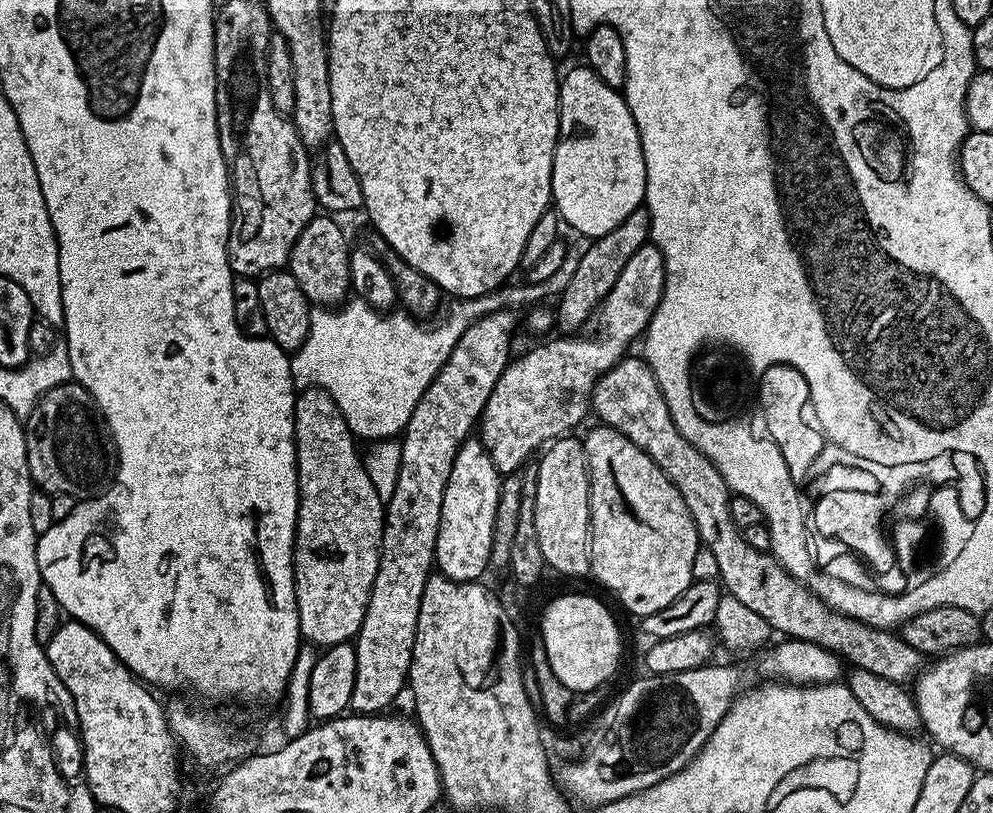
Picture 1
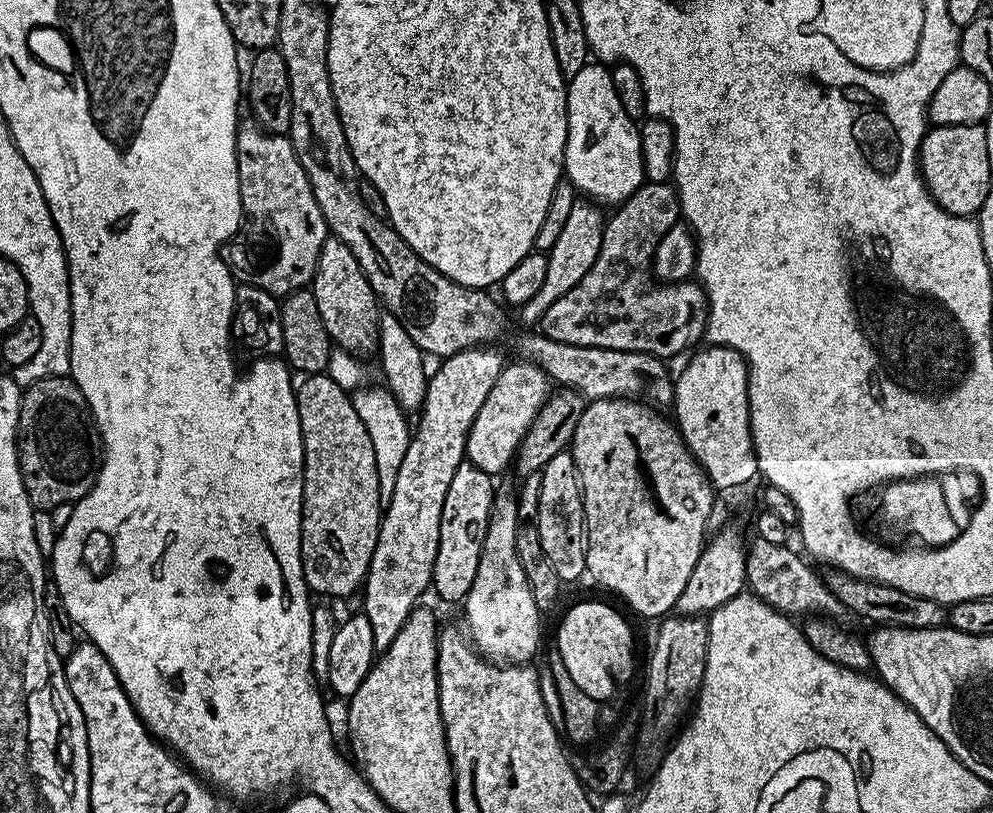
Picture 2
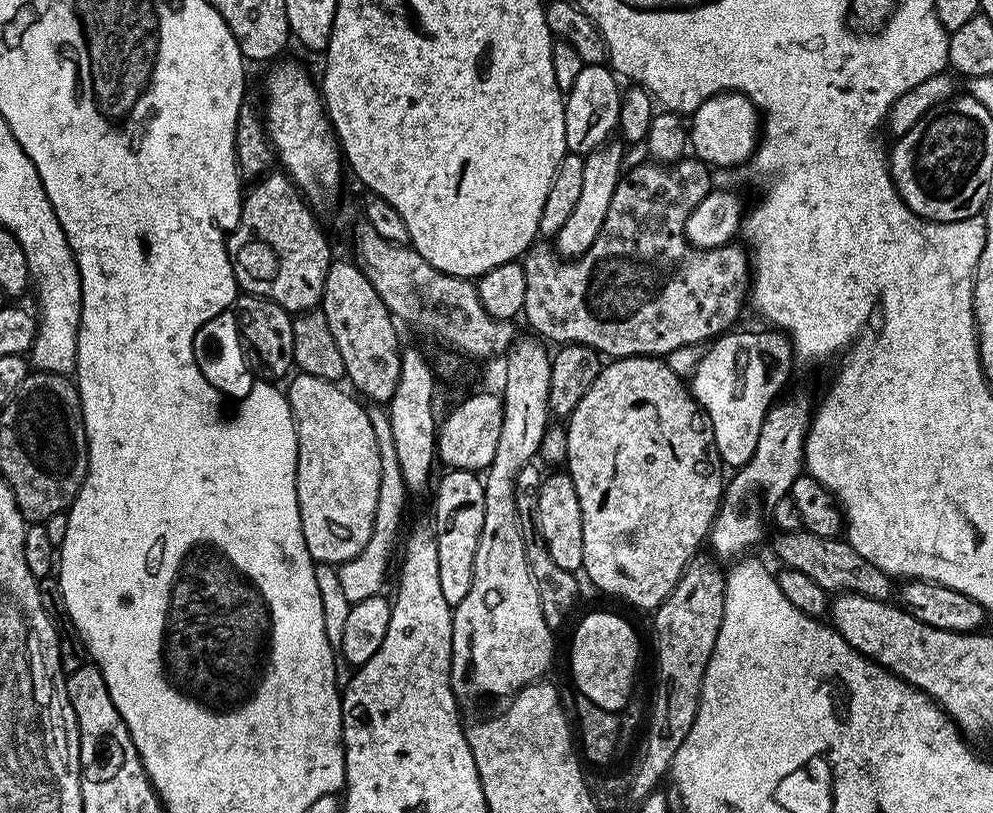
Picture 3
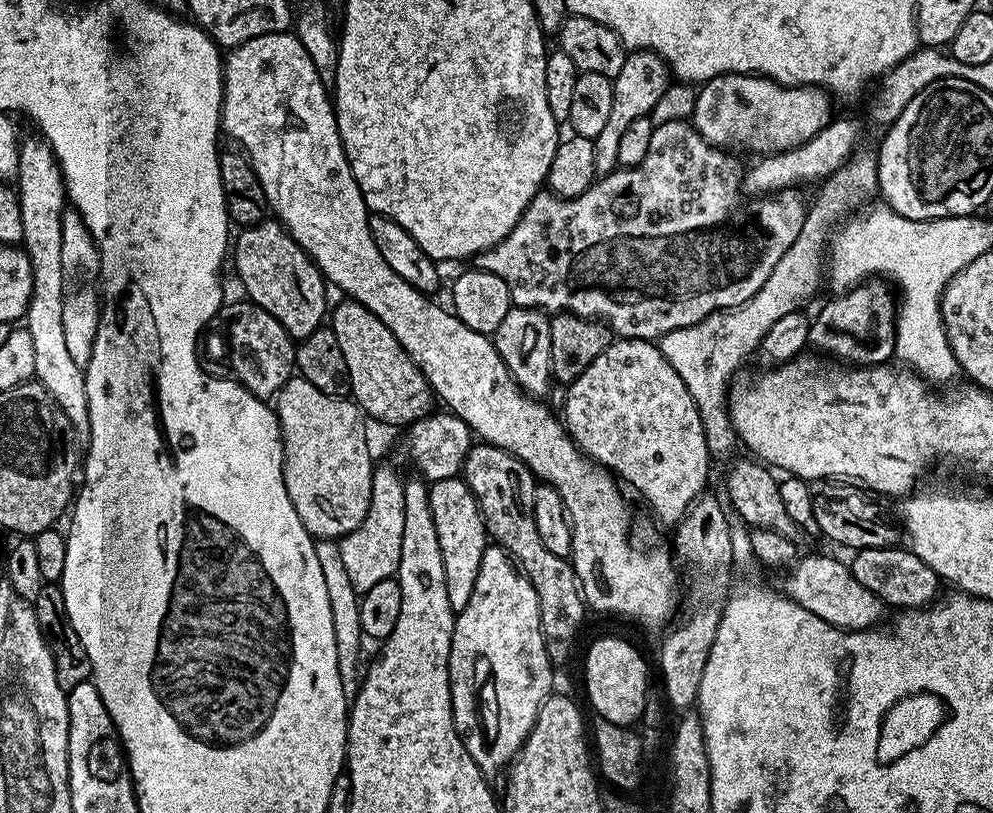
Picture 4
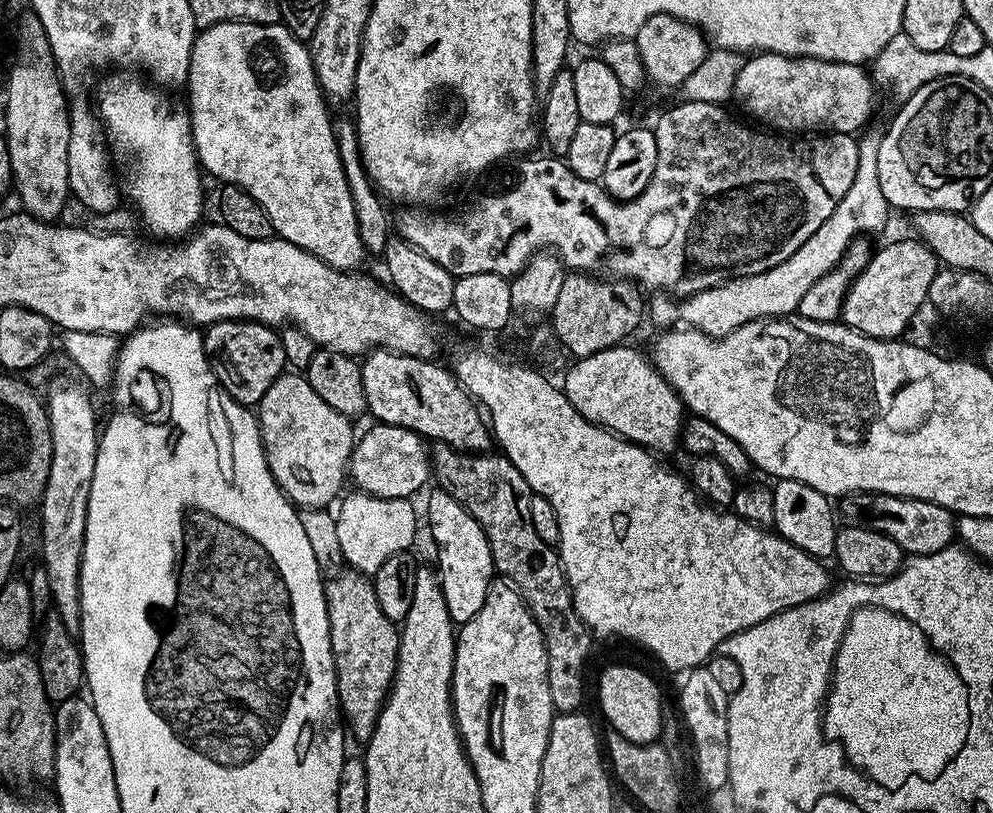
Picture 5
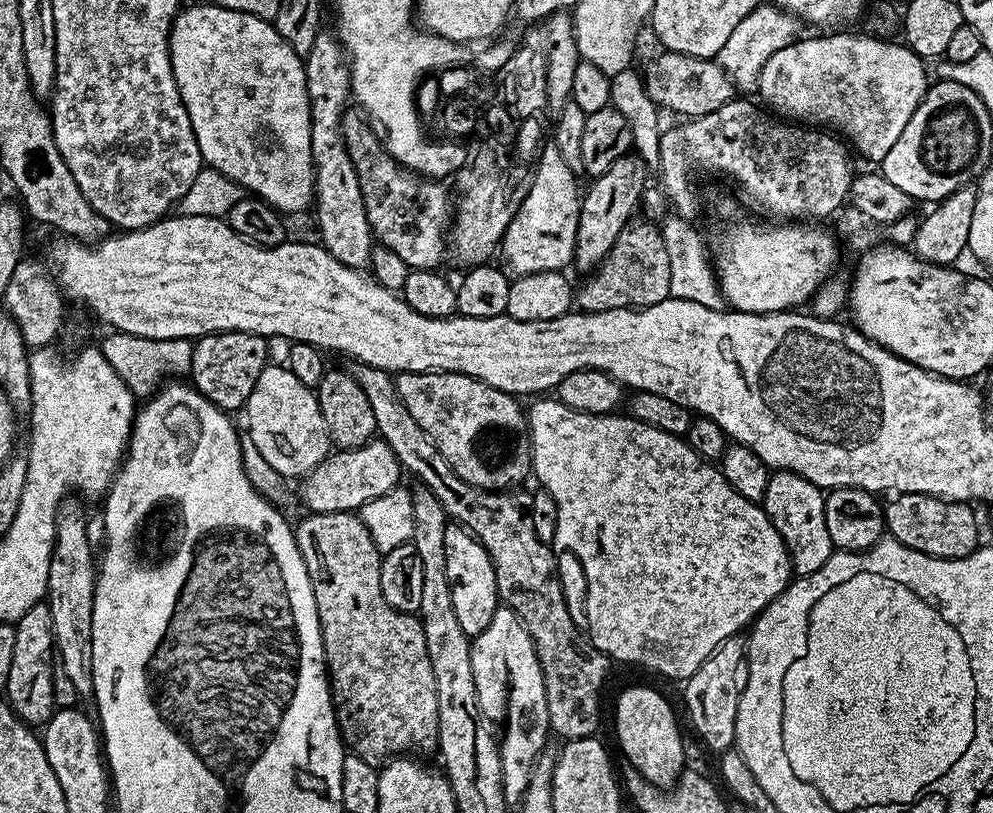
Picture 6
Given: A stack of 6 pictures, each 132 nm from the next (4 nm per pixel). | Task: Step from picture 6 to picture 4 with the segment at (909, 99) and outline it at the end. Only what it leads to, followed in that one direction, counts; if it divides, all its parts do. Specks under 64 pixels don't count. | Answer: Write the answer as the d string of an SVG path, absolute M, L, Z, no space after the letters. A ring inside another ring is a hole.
M731 72L729 76L715 76L713 80L703 81L696 93L696 105L691 116L698 134L706 138L715 148L723 148L733 154L757 152L757 157L772 156L776 152L788 152L812 140L834 119L832 113L833 97L823 88L811 86L789 86L779 84L768 76L757 76L747 72Z

